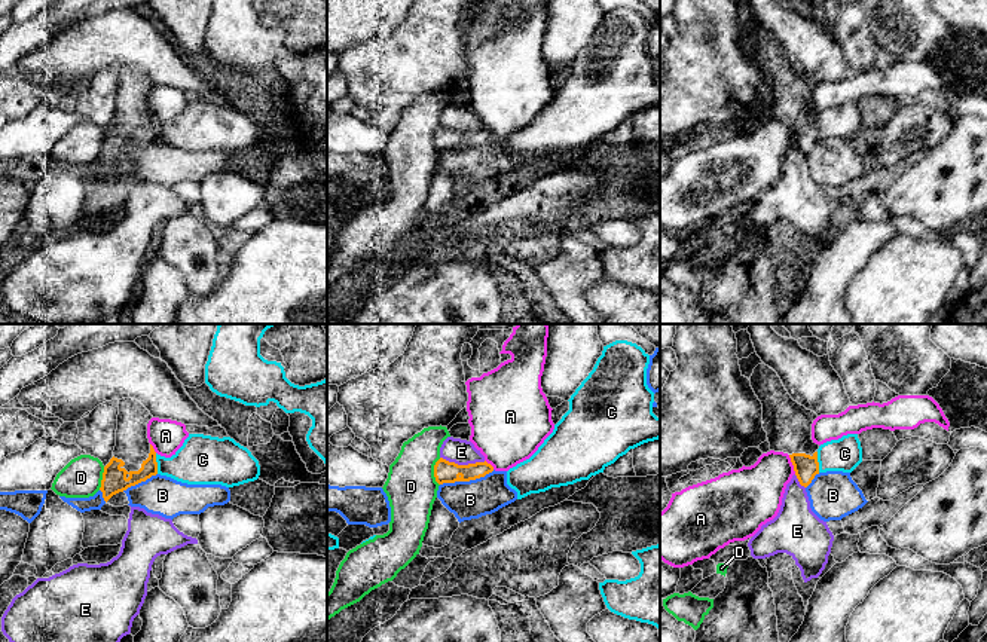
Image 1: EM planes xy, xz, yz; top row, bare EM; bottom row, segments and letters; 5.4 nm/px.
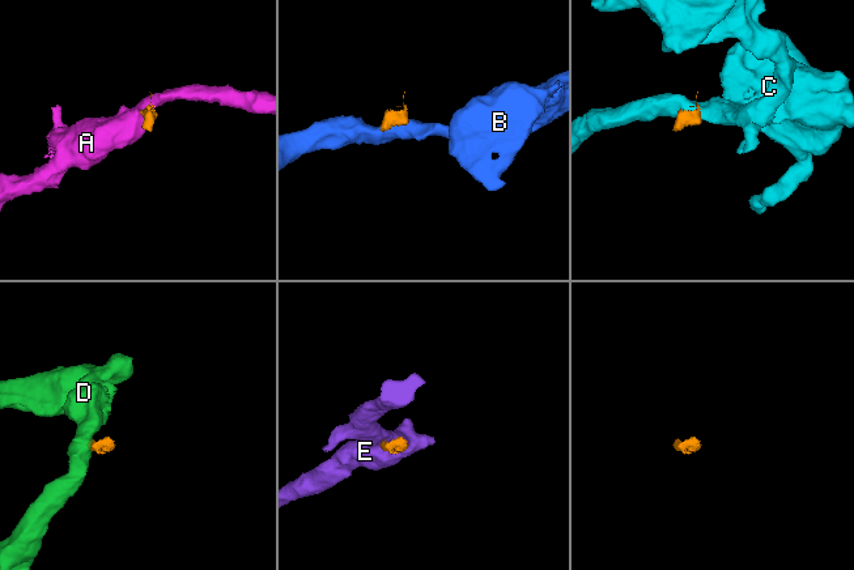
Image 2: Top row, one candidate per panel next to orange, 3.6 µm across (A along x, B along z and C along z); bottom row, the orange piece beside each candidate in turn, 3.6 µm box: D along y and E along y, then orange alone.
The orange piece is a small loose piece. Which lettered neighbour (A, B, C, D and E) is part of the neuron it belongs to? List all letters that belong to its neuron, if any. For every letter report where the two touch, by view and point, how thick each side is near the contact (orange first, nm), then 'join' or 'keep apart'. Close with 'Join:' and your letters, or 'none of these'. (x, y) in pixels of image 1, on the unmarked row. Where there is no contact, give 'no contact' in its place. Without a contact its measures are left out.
A: meets orange in yz at (793, 131); 140 nm thick on the orange side, 280 nm on the other; keep apart
B: meets orange in xz at (467, 147); 120 nm thick on the orange side, 200 nm on the other; keep apart
C: meets orange in xy at (156, 131); 130 nm thick on the orange side, 280 nm on the other; keep apart
D: meets orange in xz at (434, 138); 120 nm thick on the orange side, 280 nm on the other; keep apart
E: meets orange in xz at (463, 133); 120 nm thick on the orange side, 140 nm on the other; keep apart
Join: none of these

